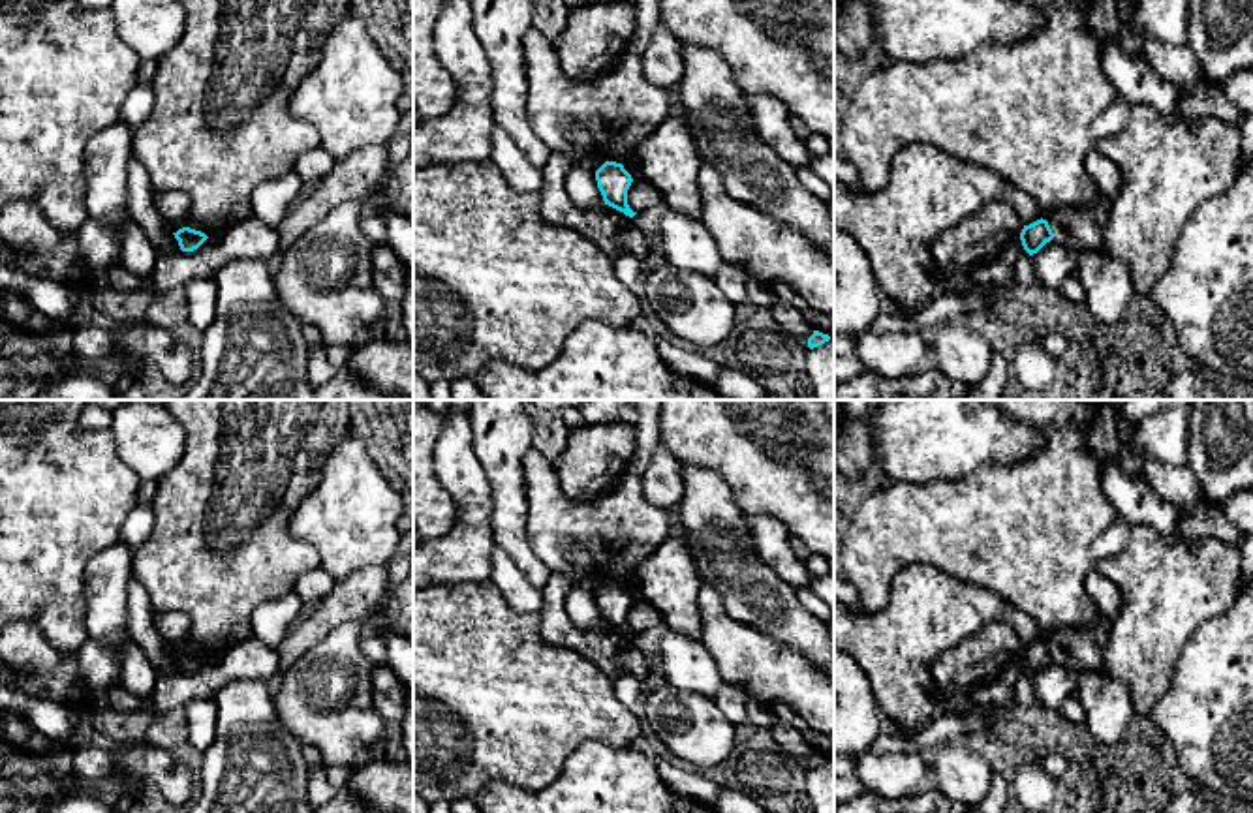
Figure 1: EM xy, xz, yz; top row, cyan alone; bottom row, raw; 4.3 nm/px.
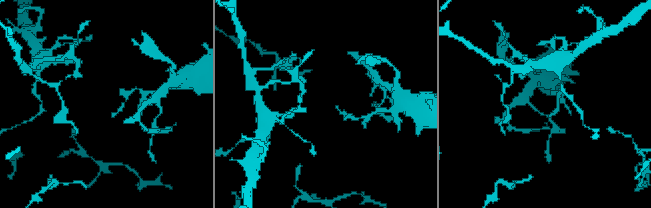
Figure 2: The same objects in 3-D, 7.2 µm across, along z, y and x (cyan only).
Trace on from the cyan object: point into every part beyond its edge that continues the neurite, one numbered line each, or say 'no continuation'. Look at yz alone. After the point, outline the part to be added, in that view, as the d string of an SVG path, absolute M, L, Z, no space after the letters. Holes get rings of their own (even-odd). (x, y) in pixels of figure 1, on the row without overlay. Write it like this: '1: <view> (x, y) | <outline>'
no continuation

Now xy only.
no continuation

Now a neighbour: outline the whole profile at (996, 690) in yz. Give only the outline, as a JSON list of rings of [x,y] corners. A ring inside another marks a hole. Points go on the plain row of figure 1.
[[[1020,657],[986,680],[973,685],[967,693],[975,706],[1011,706],[1014,704],[1013,685],[1024,672]]]

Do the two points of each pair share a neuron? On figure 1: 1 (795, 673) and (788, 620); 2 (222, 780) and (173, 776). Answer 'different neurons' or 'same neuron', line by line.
1: different neurons
2: different neurons

